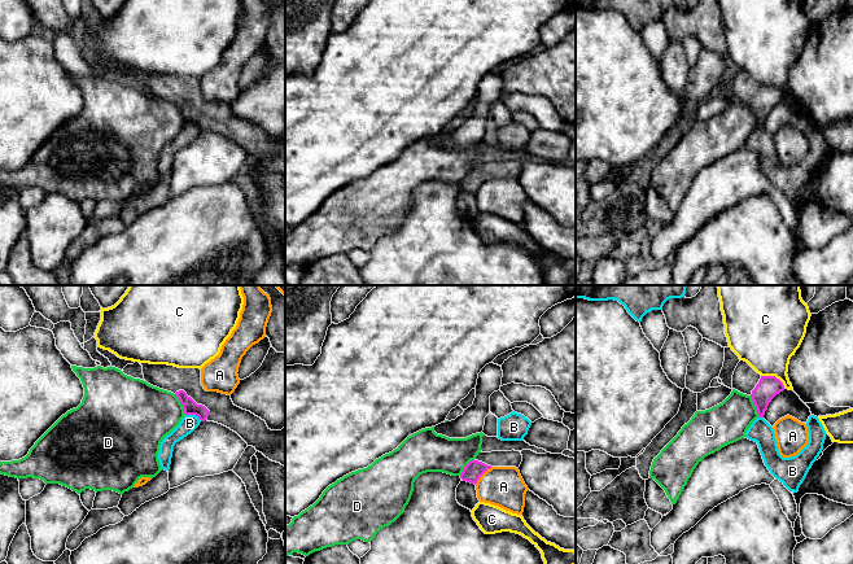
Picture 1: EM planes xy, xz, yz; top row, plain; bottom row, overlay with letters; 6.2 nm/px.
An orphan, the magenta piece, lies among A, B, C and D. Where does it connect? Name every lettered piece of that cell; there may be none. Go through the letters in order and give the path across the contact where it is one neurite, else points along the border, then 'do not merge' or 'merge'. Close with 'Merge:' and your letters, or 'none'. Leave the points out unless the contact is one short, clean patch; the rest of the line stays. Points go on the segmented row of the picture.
A: border along xz (491, 467), (475, 484); do not merge
B: border along xy (186, 414), (193, 414), (201, 420); do not merge
C: border along yz (761, 375), (774, 375), (784, 388); do not merge
D: border along yz (749, 396), (759, 416); do not merge
Merge: none

